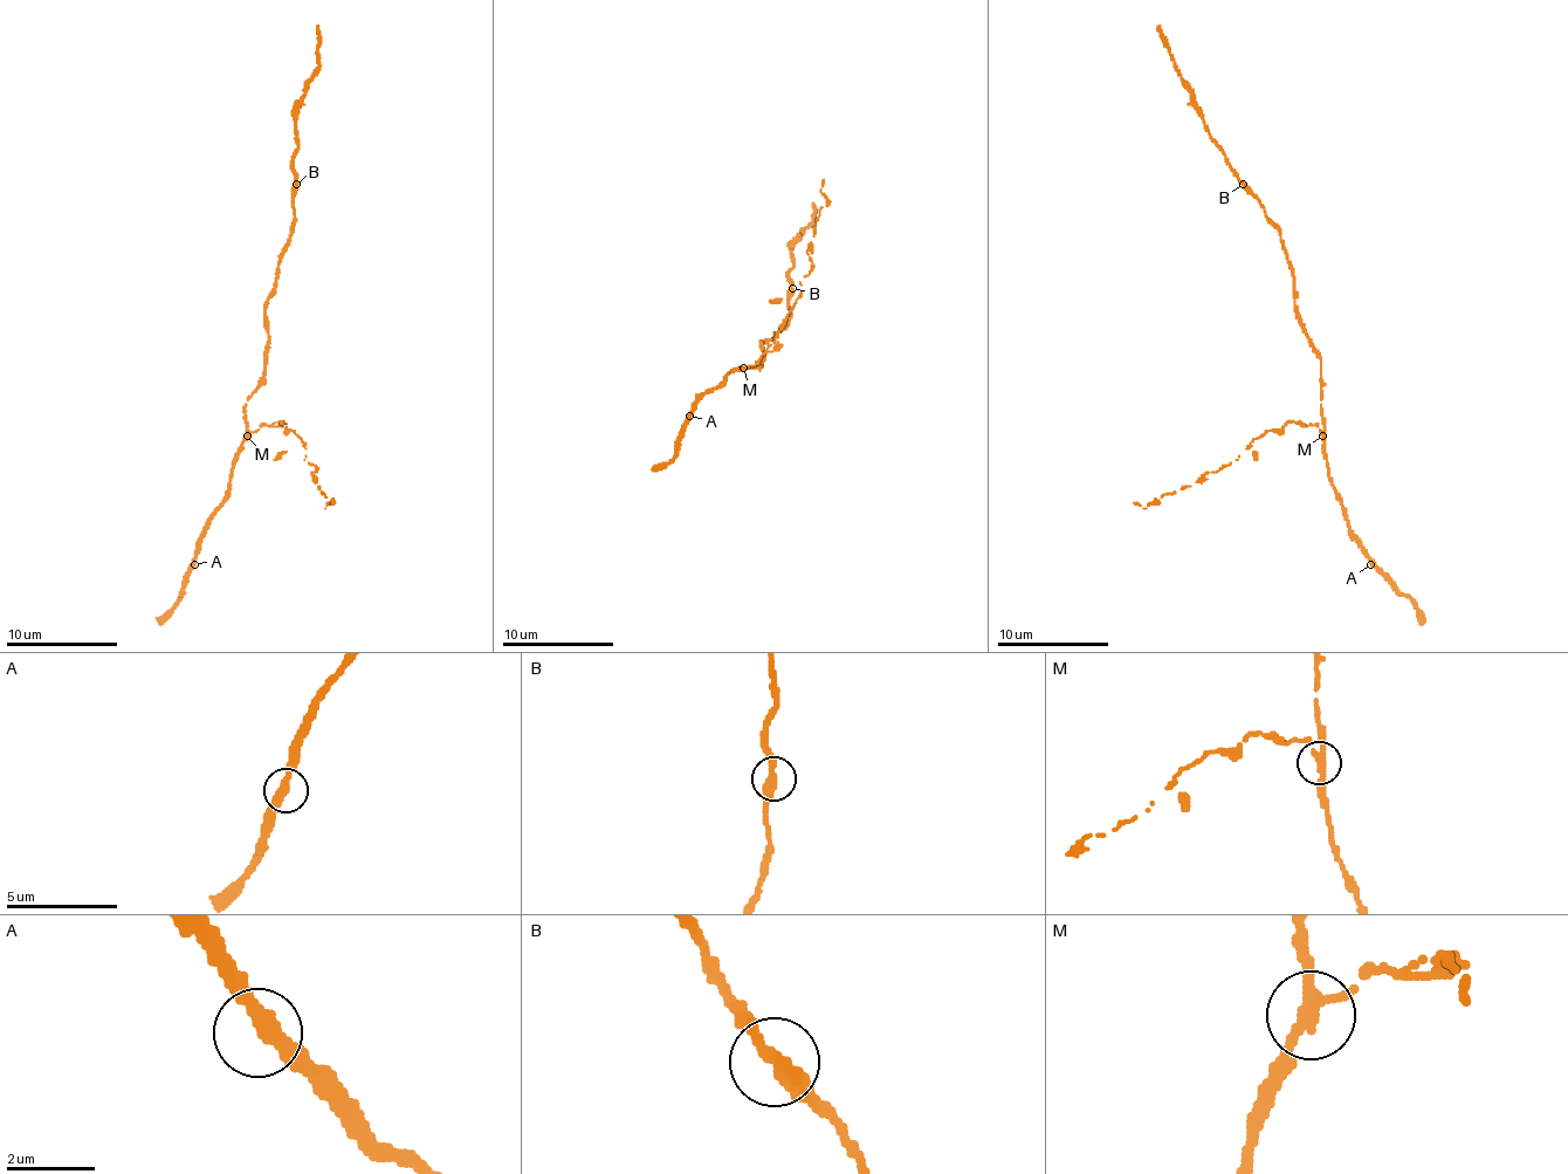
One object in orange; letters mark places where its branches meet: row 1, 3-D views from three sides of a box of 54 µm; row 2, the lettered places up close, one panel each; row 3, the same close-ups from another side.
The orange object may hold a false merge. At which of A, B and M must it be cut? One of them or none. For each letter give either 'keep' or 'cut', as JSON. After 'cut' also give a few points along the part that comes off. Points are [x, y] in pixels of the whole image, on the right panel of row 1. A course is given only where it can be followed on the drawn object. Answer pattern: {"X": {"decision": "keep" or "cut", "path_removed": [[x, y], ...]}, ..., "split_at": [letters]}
{"A": {"decision": "keep"}, "B": {"decision": "keep"}, "M": {"decision": "cut", "path_removed": [[1322, 437], [1318, 425], [1292, 423], [1273, 428], [1237, 459], [1203, 473], [1190, 487], [1146, 509], [1134, 503]]}, "split_at": ["M"]}

